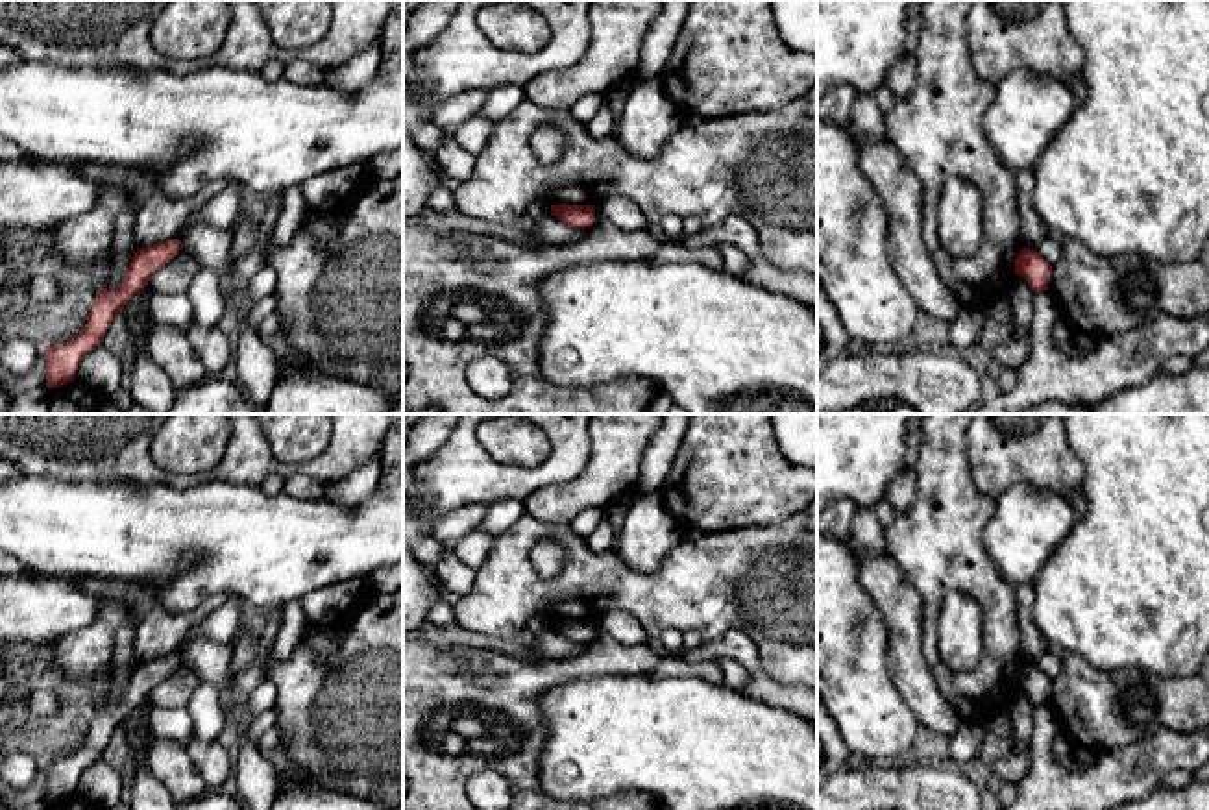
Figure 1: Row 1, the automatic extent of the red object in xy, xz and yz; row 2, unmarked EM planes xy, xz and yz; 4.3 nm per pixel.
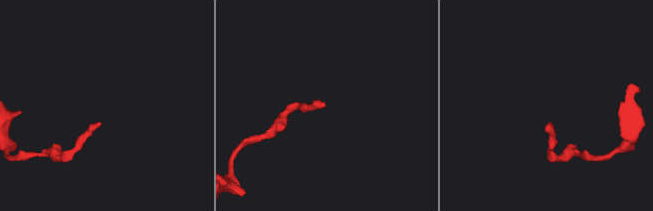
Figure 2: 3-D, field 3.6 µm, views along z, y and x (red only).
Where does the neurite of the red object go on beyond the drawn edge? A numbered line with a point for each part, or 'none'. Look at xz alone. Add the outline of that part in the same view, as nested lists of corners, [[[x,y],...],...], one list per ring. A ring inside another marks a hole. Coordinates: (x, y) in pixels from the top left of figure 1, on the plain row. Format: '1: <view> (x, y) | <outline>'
none

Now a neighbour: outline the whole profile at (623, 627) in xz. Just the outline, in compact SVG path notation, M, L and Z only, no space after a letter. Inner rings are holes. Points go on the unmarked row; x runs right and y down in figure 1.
M610 610L597 618L593 618L595 629L604 631L606 634L614 636L623 645L645 645L649 640L647 631L641 623L623 612L623 610Z

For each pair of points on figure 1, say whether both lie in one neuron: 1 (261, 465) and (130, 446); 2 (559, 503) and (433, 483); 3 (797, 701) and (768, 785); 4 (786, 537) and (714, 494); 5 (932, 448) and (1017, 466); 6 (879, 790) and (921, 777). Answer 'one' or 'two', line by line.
1: one
2: two
3: two
4: two
5: two
6: one

